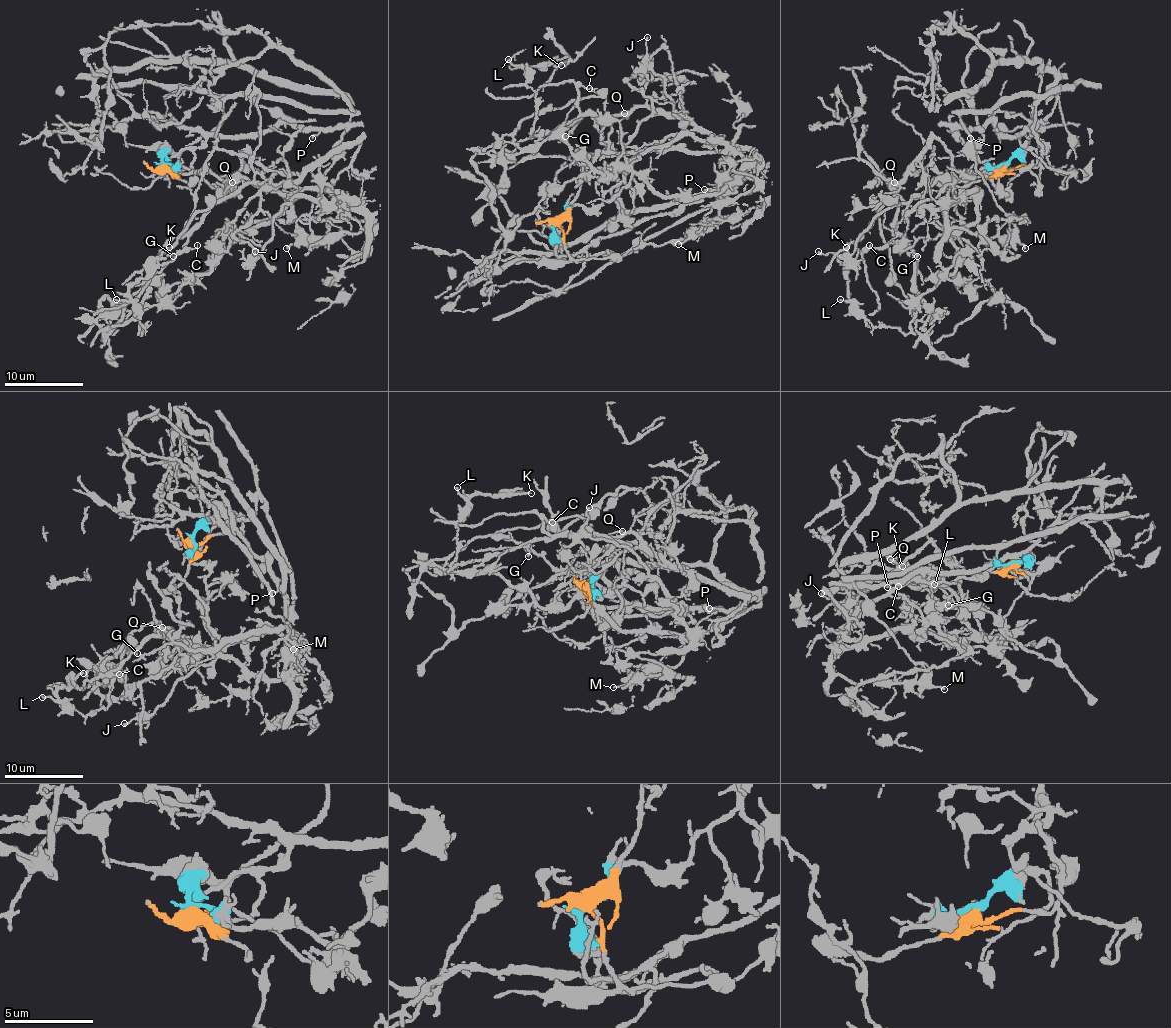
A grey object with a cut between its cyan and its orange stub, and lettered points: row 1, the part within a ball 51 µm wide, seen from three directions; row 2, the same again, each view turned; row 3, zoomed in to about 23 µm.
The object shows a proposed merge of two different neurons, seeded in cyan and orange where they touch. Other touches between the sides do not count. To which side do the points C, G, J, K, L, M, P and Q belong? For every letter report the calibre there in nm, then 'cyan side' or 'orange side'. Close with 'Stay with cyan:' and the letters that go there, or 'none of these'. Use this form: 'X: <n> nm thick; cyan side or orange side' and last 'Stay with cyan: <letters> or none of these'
C: 120 nm thick; orange side
G: 110 nm thick; orange side
J: 150 nm thick; cyan side
K: 150 nm thick; orange side
L: 170 nm thick; orange side
M: 160 nm thick; cyan side
P: 120 nm thick; orange side
Q: 150 nm thick; orange side
Stay with cyan: J, M

